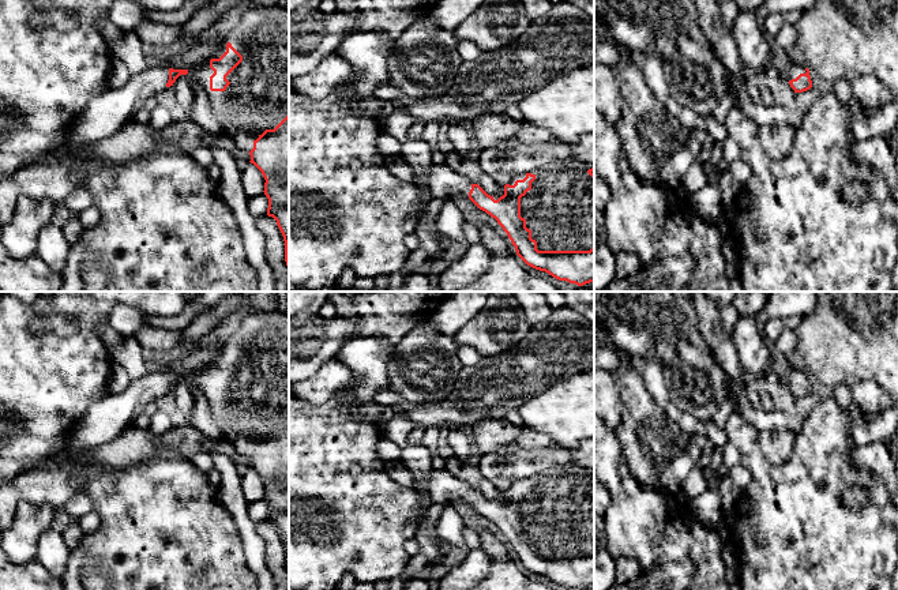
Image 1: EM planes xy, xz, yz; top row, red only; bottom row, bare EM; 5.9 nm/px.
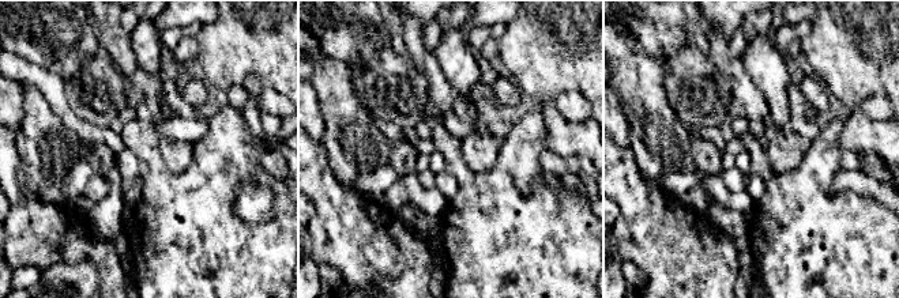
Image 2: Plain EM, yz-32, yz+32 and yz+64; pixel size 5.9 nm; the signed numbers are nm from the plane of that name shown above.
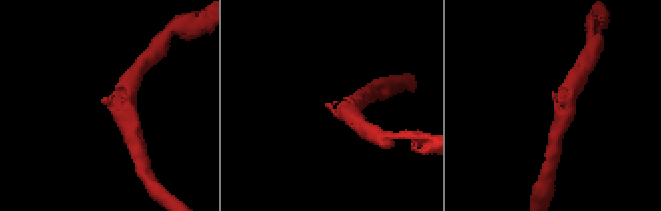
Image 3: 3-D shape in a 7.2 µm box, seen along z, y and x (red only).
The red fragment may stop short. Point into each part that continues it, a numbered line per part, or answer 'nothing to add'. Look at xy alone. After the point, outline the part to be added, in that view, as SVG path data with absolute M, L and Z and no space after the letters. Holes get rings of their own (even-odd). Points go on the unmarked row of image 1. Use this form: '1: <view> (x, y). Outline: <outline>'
1: xy (256, 405). Outline: M241 313L225 332L223 343L211 364L189 373L185 382L189 387L196 386L207 398L218 436L233 443L240 454L251 456L253 447L266 435L274 435L289 420L289 313ZM228 347L243 361L243 367L226 382L230 390L225 397L211 397L210 382L214 376L210 365L219 364Z

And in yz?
1: yz (795, 376). Outline: M792 369L792 372L789 373L789 376L785 379L785 383L786 386L792 386L792 384L796 384L800 379L805 379L805 373L804 372L800 372L800 371L796 371L796 369Z

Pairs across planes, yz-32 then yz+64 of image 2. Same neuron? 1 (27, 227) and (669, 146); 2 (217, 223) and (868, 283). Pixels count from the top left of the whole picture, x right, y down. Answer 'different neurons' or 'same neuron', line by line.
1: different neurons
2: same neuron

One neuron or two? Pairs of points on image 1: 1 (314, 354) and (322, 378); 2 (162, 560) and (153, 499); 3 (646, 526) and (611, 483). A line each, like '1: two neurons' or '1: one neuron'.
1: two neurons
2: one neuron
3: one neuron

